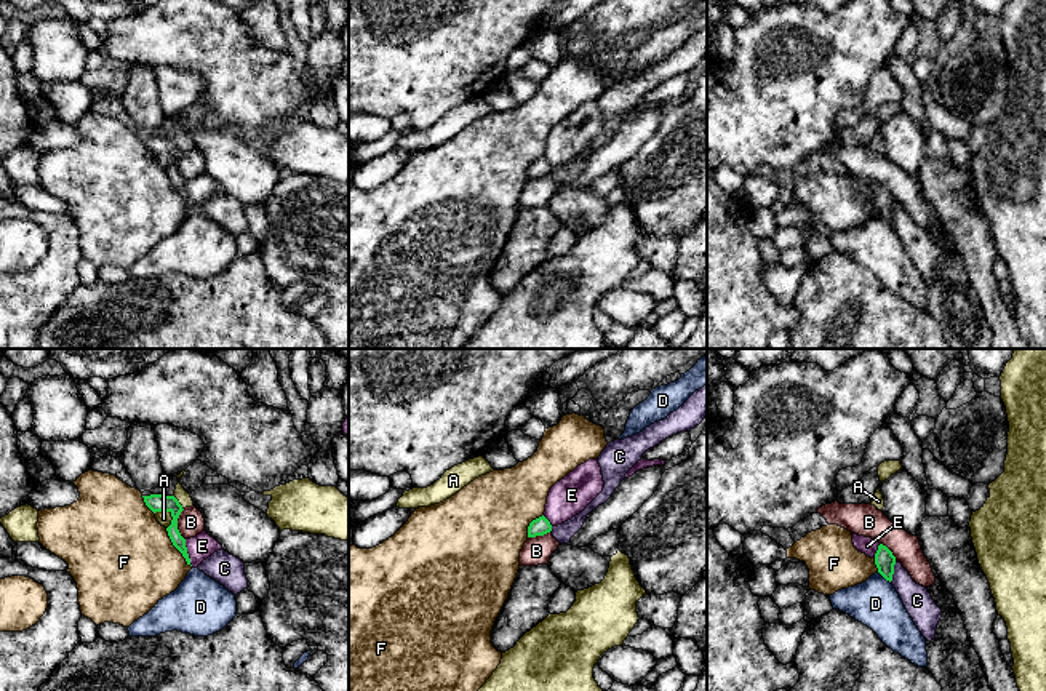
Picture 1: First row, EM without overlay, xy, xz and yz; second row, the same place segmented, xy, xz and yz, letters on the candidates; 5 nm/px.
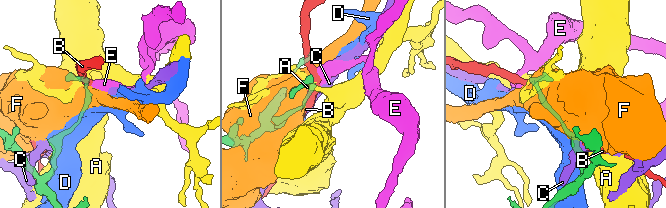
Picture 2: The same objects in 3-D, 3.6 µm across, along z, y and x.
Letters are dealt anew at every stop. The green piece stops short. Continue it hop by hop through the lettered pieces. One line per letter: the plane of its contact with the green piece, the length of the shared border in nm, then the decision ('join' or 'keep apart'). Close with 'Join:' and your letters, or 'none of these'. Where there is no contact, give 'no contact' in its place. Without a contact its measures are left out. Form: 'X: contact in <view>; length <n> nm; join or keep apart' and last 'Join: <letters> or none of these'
A: contact in xy; length 110 nm; keep apart
B: contact in xy; length 160 nm; keep apart
C: contact in yz; length 120 nm; keep apart
D: contact in yz; length 90 nm; keep apart
E: contact in xy; length 140 nm; keep apart
F: contact in xy; length 240 nm; keep apart
Join: none of these

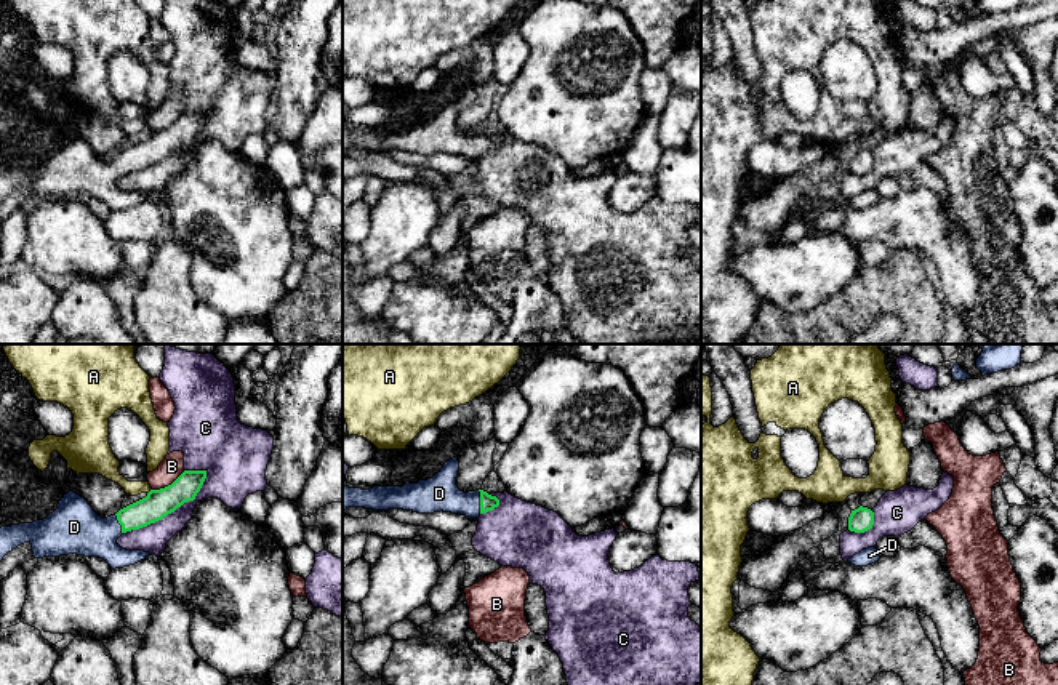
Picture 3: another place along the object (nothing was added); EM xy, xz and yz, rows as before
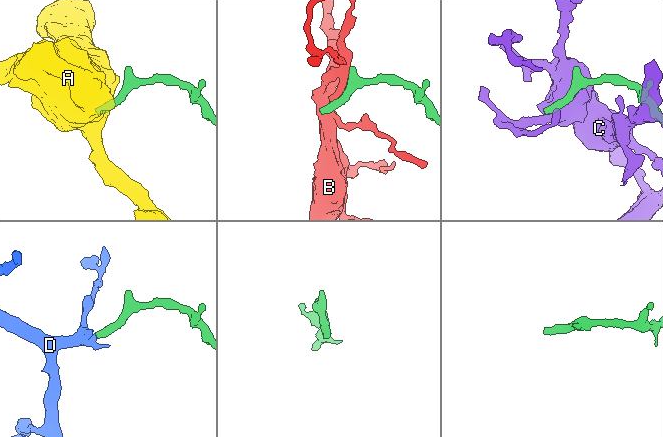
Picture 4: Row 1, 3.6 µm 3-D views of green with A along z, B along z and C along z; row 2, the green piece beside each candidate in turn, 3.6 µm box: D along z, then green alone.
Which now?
A: contact in xy; length 40 nm; keep apart
B: contact in xy; length 190 nm; keep apart
C: contact in xy; length 550 nm; keep apart
D: contact in xz; length 120 nm; join
Join: D

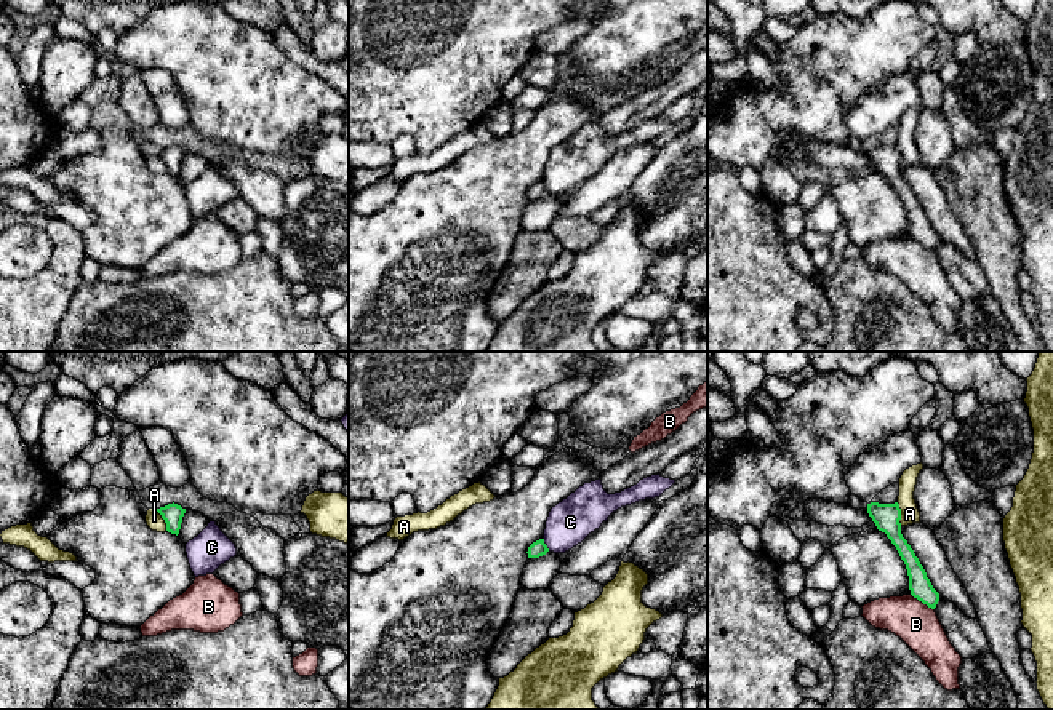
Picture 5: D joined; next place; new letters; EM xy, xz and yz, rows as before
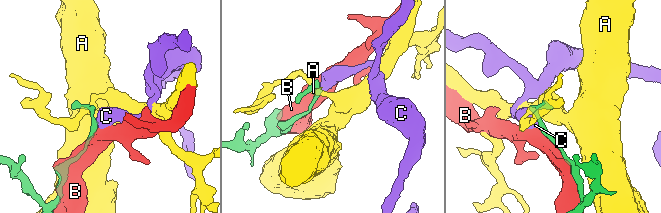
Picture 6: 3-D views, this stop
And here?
A: contact in yz; length 120 nm; keep apart
B: contact in yz; length 150 nm; keep apart
C: contact in xz; length 80 nm; keep apart
Join: none of these

